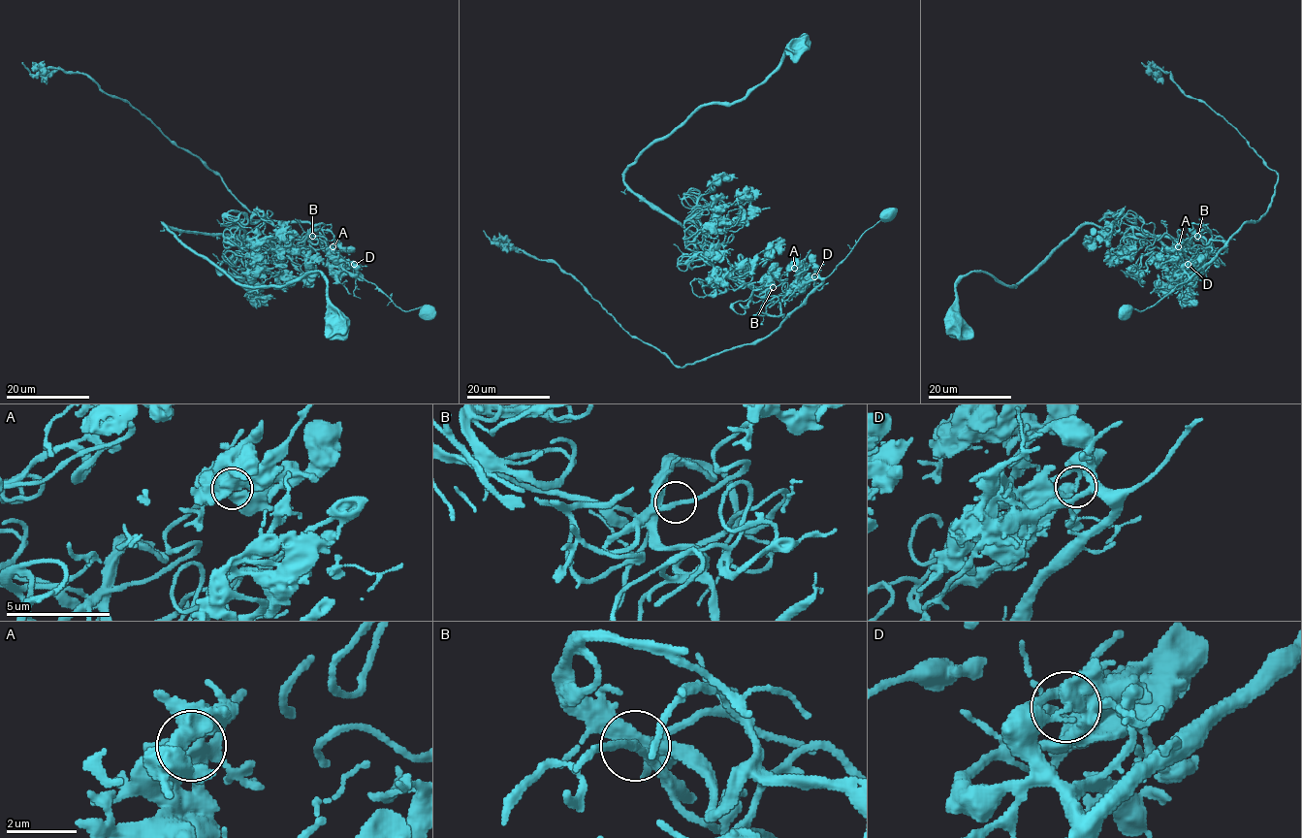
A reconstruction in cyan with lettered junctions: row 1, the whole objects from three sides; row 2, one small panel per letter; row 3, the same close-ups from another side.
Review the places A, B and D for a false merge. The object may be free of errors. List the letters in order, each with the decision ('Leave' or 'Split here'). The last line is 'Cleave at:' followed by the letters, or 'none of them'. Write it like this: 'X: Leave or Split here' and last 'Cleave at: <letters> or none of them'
A: Leave
B: Leave
D: Split here
Cleave at: D

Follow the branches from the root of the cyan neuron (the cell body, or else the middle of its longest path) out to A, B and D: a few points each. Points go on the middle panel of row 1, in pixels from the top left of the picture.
A: (798, 45), (741, 100), (700, 105), (624, 174), (720, 273), (768, 289), (794, 268)
B: (798, 45), (741, 100), (700, 105), (624, 174), (720, 273), (773, 286)
D: (798, 45), (741, 100), (700, 105), (656, 139), (624, 182), (720, 273), (772, 302), (814, 277)

